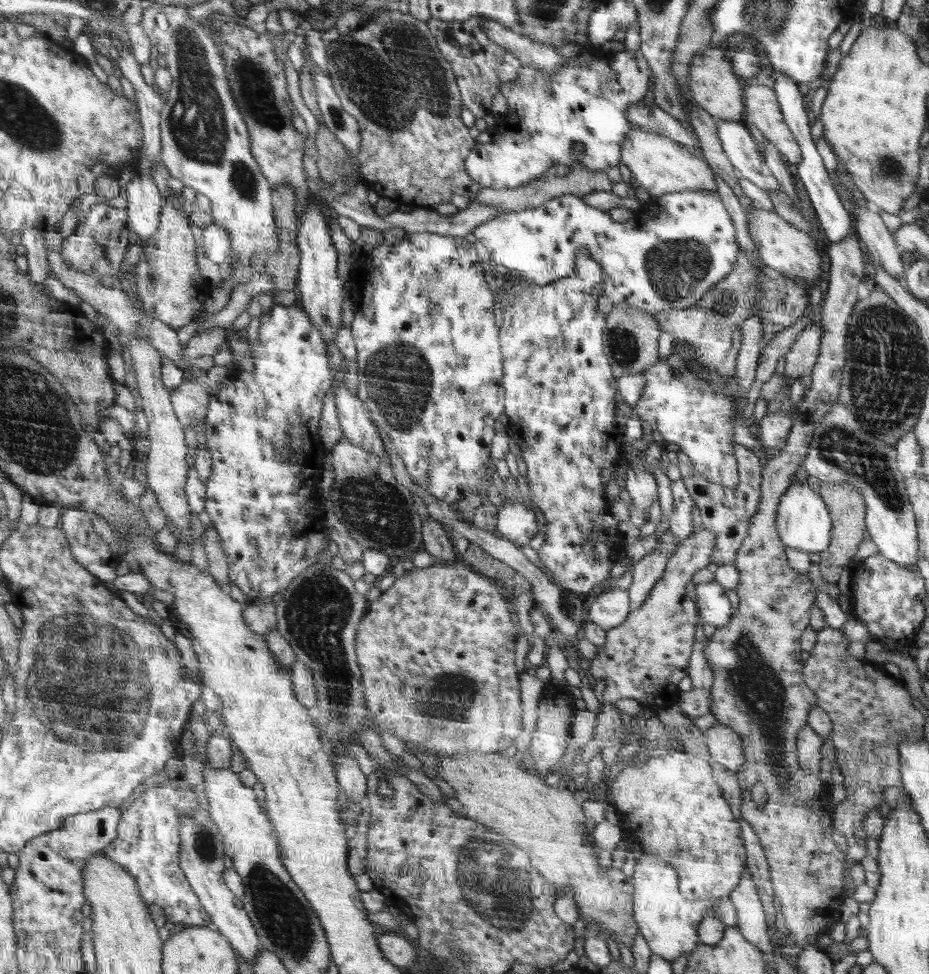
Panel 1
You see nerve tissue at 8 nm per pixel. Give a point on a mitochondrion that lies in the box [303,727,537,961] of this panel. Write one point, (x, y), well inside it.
(489, 875)

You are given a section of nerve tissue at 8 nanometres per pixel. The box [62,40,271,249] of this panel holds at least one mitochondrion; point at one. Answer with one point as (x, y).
(243, 179)

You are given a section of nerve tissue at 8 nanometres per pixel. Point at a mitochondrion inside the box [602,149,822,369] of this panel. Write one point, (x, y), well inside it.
(676, 267)

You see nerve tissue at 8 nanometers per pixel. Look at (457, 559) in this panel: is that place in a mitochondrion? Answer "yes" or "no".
no

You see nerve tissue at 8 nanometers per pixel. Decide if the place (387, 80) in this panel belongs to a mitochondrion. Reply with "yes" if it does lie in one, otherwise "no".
yes

